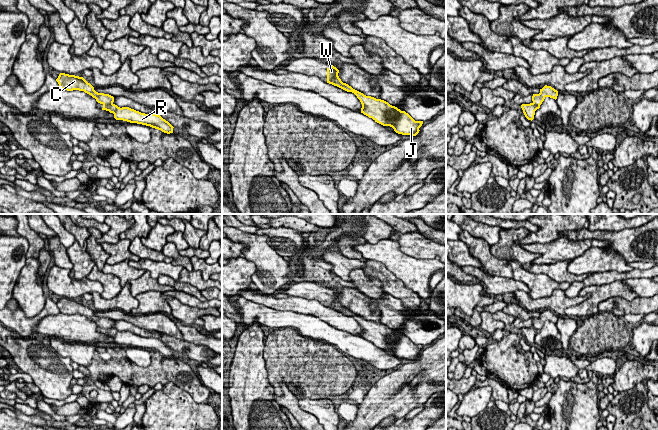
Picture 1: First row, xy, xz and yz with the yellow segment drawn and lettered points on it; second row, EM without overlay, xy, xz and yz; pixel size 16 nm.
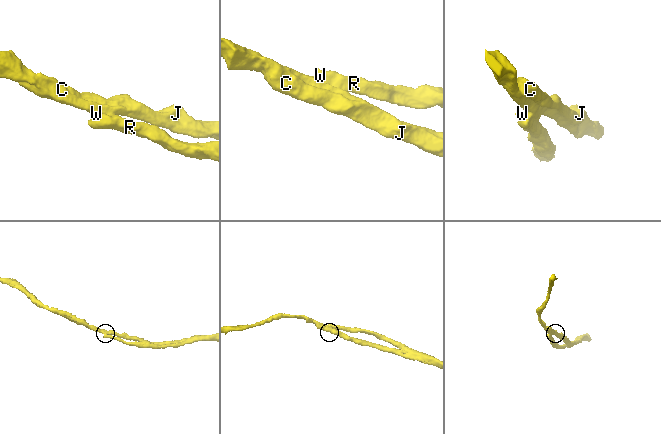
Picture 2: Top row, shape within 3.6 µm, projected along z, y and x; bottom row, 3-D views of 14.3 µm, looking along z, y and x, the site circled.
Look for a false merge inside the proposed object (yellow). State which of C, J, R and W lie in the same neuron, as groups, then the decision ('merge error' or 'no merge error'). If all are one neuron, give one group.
C J / R W | merge error

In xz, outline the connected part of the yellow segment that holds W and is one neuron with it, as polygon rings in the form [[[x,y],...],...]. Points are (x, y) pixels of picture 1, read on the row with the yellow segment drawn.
[[[329,64],[329,67],[327,68],[327,82],[331,82],[334,86],[339,87],[343,83],[341,79],[338,76],[339,70],[334,67],[333,65]]]

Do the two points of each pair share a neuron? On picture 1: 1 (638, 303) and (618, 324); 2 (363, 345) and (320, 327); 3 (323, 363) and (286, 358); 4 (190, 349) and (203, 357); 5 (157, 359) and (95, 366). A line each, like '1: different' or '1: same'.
1: different
2: same
3: same
4: same
5: same

